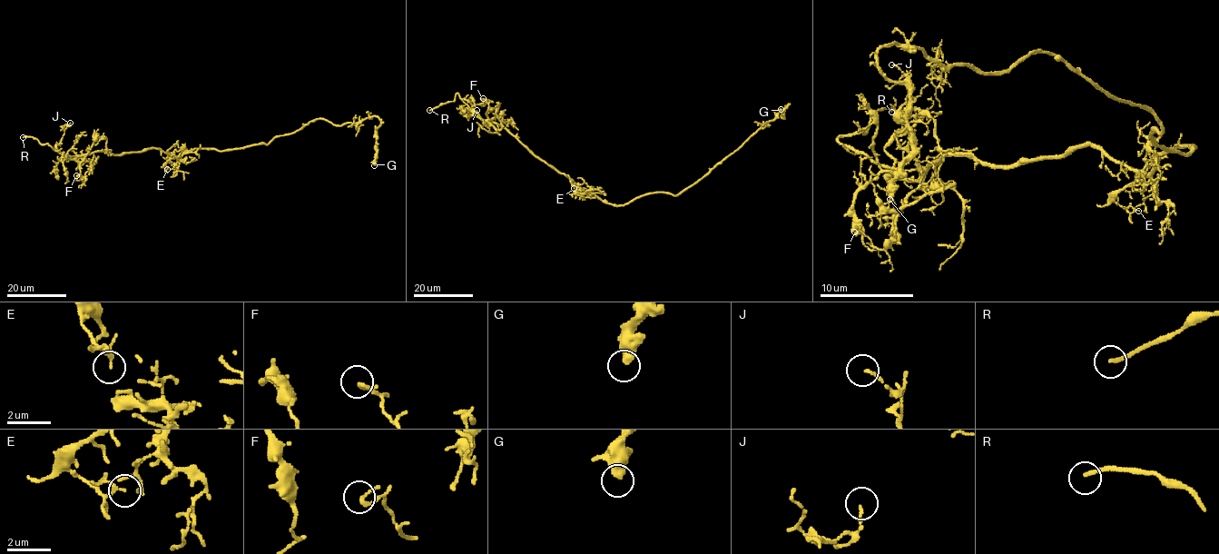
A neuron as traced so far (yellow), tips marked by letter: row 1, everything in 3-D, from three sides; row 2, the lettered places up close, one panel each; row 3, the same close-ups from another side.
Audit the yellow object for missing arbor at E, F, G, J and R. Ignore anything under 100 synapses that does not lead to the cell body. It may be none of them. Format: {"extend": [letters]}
{"extend": ["R"]}

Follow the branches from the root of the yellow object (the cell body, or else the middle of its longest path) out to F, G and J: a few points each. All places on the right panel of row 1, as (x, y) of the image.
F: (1181, 154), (1193, 147), (1162, 152), (1150, 173), (1096, 144), (1009, 166), (946, 154), (882, 248), (854, 232)
G: (1181, 154), (1153, 140), (1148, 109), (1049, 53), (978, 72), (889, 44), (878, 67), (910, 93), (889, 199)
J: (1181, 154), (1193, 147), (1162, 152), (1150, 173), (1096, 144), (899, 171), (884, 147), (915, 112), (891, 64)

